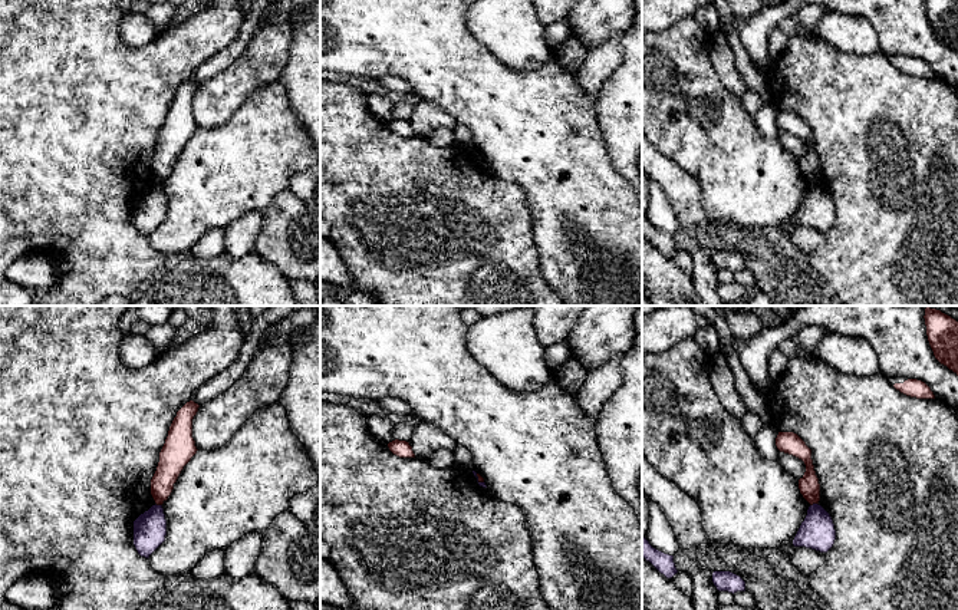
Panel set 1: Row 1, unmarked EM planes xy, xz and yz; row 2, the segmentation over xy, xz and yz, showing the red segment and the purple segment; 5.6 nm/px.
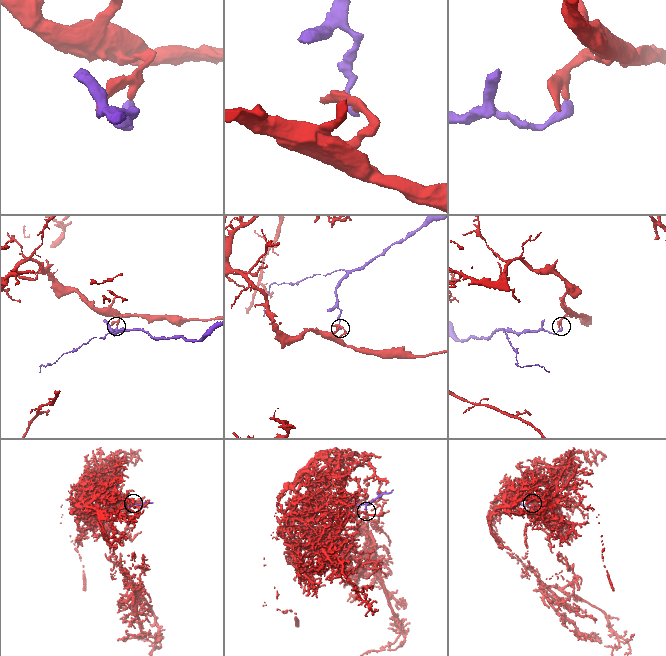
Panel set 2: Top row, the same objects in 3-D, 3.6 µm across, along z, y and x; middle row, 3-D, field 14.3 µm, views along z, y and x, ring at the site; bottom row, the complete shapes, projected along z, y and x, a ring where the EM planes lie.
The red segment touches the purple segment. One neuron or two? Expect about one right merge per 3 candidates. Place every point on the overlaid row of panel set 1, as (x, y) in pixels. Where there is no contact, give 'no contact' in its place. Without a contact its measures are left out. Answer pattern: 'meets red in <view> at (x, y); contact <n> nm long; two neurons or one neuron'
meets red in yz at (813, 503); contact 50 nm long; two neurons

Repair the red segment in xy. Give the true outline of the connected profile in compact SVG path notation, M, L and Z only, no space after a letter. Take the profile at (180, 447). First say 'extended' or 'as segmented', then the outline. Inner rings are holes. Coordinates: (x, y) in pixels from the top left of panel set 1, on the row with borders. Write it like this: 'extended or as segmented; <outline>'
as segmented; M187 402L174 418L165 444L159 452L159 462L151 479L151 495L157 505L162 505L174 489L184 466L197 454L192 438L192 419L200 405Z

